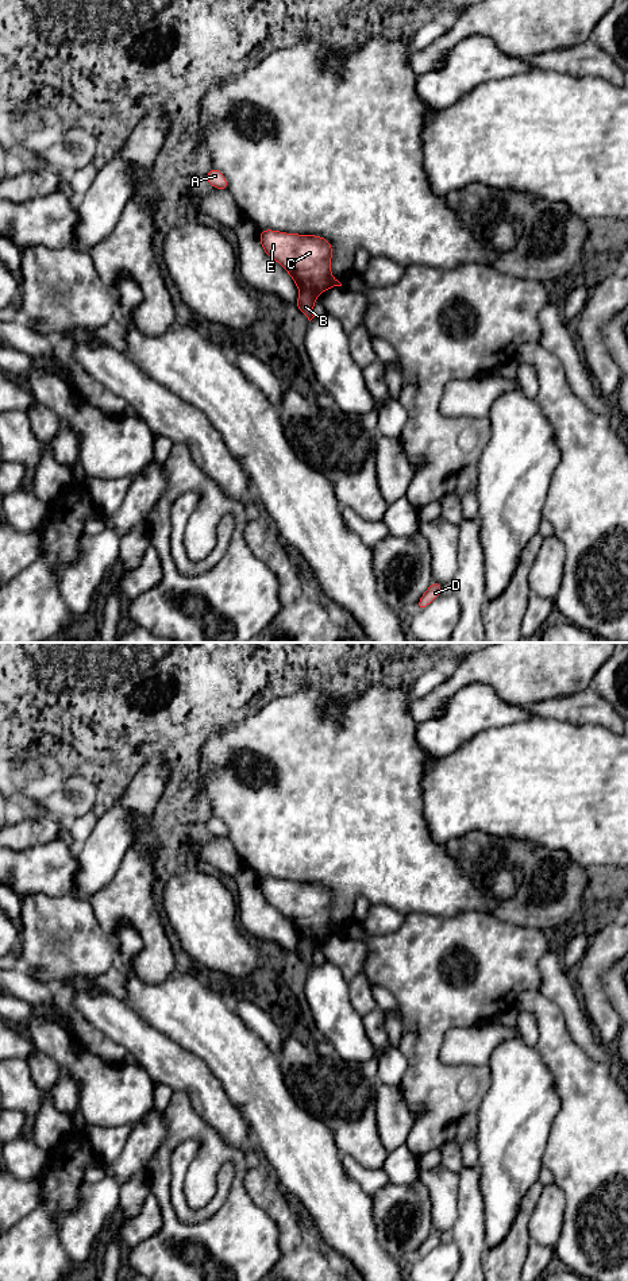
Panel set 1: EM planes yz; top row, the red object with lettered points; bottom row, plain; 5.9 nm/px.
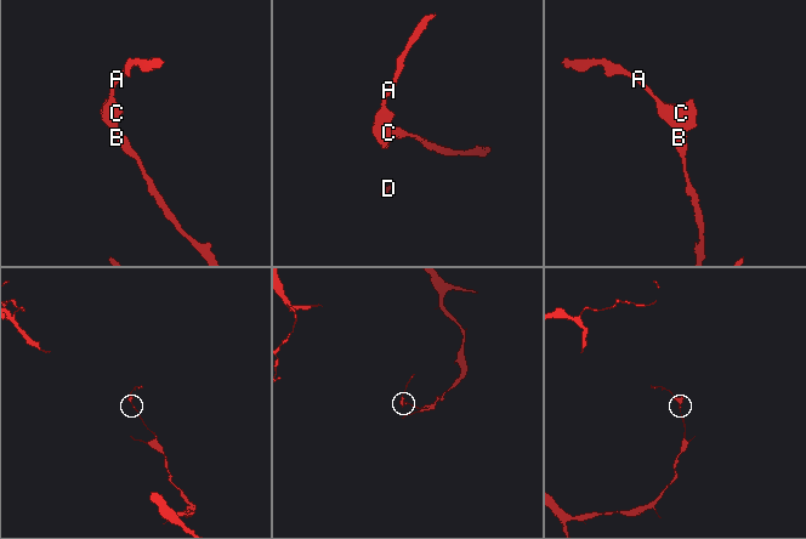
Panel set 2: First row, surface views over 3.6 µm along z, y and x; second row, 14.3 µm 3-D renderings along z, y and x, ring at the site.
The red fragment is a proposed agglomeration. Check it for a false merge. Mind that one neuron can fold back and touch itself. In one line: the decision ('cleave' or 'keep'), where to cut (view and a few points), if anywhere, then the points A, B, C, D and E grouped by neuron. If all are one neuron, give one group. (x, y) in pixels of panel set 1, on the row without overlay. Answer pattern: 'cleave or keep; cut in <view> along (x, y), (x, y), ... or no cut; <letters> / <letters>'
cleave; cut in yz along (300, 938), (312, 938), (318, 942); A C E / B D

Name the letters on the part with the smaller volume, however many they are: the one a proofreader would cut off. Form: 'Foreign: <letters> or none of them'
Foreign: A, C, E

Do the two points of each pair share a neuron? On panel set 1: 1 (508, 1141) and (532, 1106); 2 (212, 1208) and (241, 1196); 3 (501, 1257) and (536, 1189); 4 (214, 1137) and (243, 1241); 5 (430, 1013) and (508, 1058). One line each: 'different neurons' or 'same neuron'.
1: same neuron
2: different neurons
3: same neuron
4: same neuron
5: different neurons

